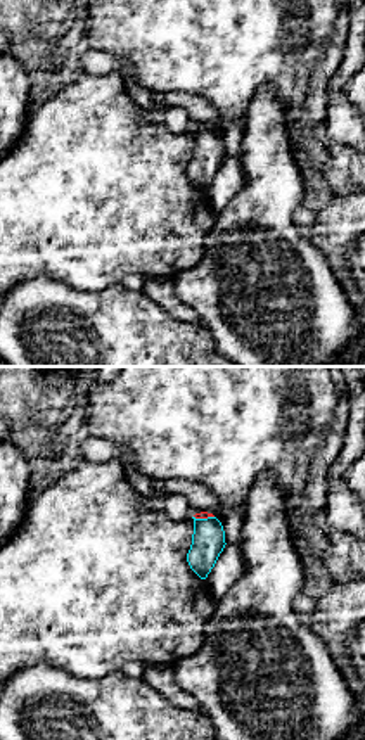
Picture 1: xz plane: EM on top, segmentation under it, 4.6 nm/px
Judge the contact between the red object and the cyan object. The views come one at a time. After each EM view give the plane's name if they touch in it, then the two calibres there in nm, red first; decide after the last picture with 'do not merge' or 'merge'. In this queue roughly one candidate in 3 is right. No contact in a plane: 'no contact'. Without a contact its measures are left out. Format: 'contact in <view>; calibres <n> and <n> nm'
contact in xz; calibres 30 and 160 nm

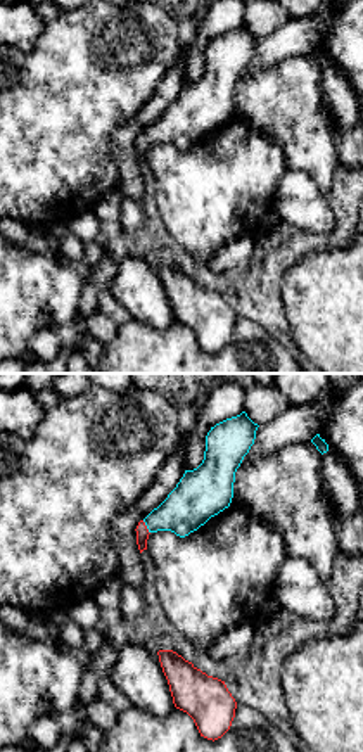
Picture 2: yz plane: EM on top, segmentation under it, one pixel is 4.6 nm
contact in yz; calibres 60 and 220 nm

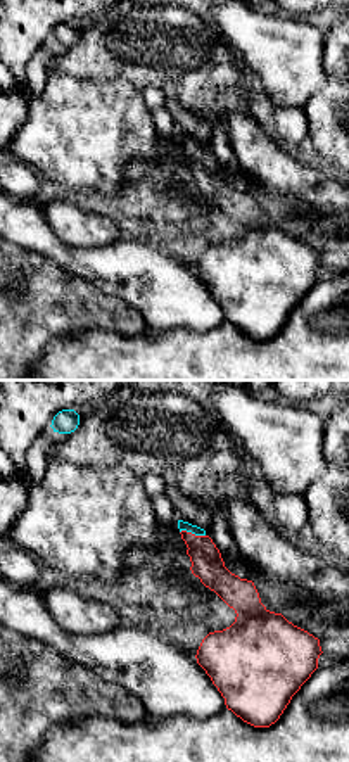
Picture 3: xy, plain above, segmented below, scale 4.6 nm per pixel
contact in xy; calibres 150 and 50 nm

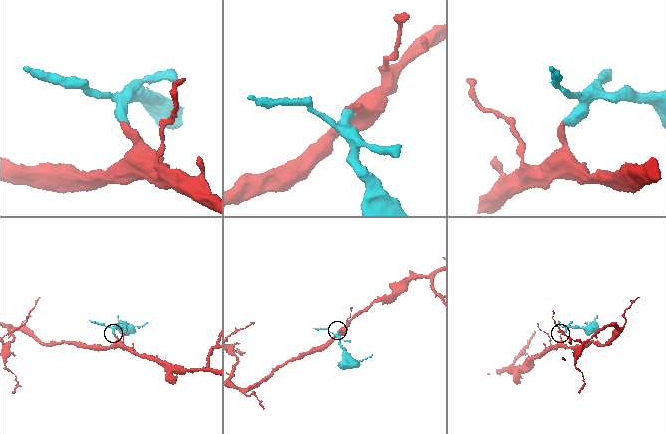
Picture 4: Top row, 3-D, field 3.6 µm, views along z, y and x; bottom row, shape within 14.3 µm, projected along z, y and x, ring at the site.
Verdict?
merge

